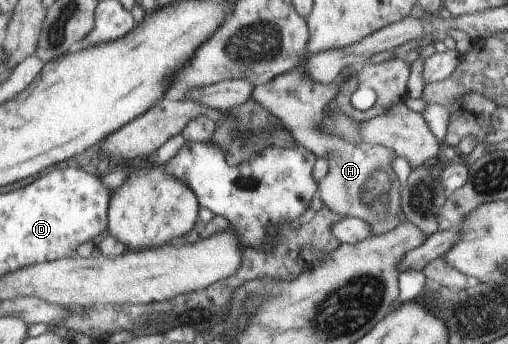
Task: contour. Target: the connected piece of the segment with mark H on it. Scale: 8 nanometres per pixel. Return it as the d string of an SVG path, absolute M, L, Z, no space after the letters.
M348 67L340 73L333 83L317 83L300 68L284 73L268 84L255 86L252 99L262 105L268 113L278 117L293 135L295 142L306 146L315 154L315 158L328 159L328 173L319 182L318 192L322 202L330 211L344 218L356 217L364 219L372 227L372 236L382 235L400 225L400 193L403 188L390 163L397 155L384 147L368 143L353 144L345 141L344 136L334 137L332 133L324 133L322 119L326 105L335 99L340 83L346 81L357 67Z

